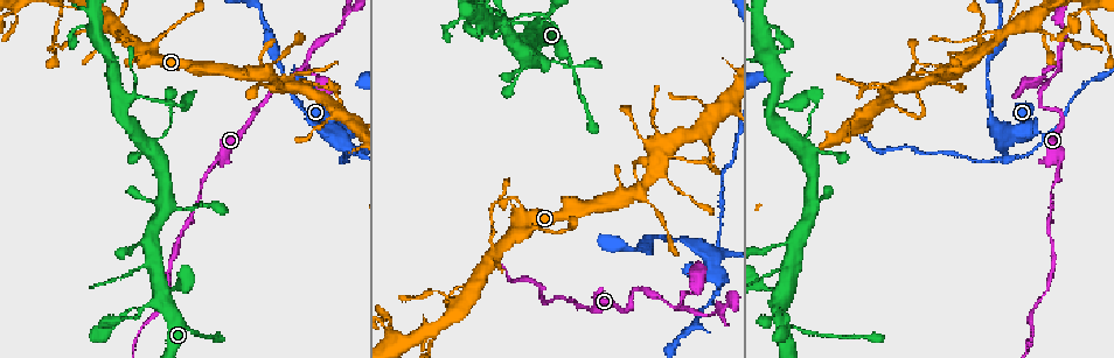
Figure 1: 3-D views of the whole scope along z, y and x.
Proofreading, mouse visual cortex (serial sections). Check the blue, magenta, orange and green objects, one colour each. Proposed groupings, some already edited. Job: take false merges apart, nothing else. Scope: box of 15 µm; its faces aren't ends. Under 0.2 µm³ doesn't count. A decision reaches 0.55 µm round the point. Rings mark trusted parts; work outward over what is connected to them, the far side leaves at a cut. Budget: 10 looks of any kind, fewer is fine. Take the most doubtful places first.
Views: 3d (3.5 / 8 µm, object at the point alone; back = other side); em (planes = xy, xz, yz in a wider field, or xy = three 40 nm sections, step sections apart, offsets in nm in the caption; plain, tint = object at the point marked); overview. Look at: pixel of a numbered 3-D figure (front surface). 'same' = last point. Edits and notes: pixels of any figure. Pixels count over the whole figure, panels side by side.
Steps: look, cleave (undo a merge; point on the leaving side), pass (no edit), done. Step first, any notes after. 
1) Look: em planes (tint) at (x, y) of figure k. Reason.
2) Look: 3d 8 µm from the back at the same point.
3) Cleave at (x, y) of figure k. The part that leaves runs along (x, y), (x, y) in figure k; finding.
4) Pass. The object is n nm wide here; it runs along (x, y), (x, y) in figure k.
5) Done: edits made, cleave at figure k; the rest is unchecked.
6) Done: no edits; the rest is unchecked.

Look: 3d 3.5 µm at (1043, 138) of figure 1. Small branch off a trunk.

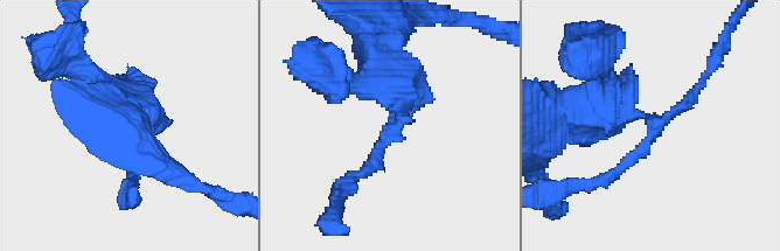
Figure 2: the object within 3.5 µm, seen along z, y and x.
Look: em xy step 5 (tint) at (652, 126) of figure 2. 3 arms meet here; the arms are 150, 150, 500 nm wide; now the EM.

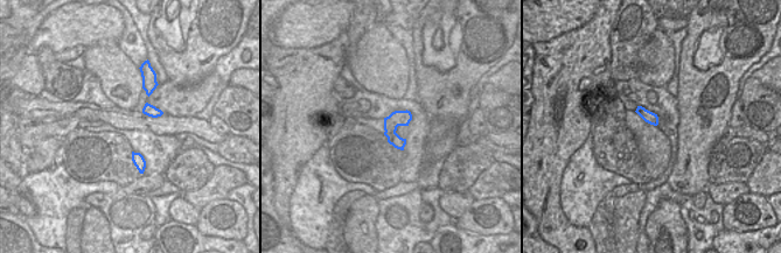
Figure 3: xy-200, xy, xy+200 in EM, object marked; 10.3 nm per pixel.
Look: em planes (tint) at the same point.

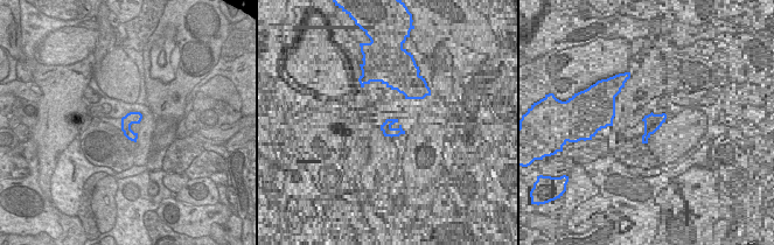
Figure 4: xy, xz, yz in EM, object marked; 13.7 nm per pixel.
Cleave at (634, 158) of figure 2. A second cell is stuck on.

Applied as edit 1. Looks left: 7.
Look: 3d 3.5 µm at (304, 62) of figure 1. Sharp bend.

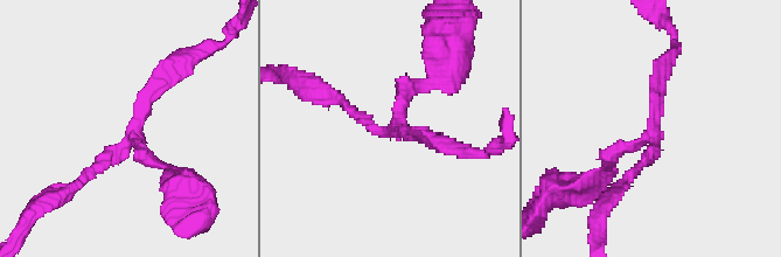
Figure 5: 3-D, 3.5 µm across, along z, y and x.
Look: em xy step 5 (tint) at (394, 132) of figure 5. 3 arms meet here; the arms are 150, 200, 200 nm wide; now the EM.

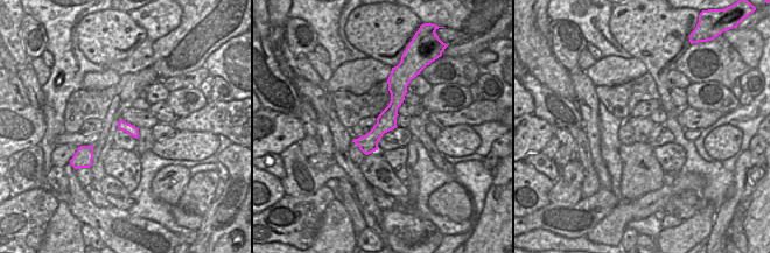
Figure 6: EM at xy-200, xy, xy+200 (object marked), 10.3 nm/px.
Pass. It runs along (394, 75), (396, 103), (366, 150) in figure 6; continuous, no second cell.

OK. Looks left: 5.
Look: 3d 8 µm at (719, 309) of figure 1. Three-way junction.

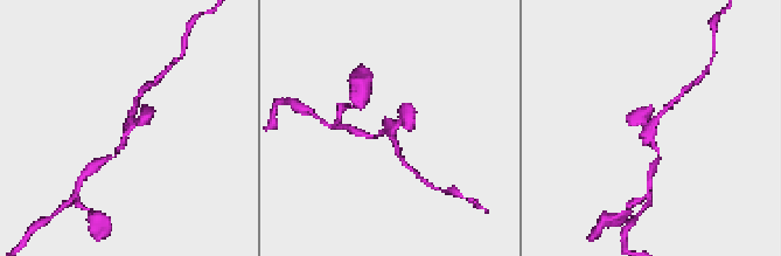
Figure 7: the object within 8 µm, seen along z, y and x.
Look: 3d 3.5 µm at (387, 125) of figure 7. Zoom in.

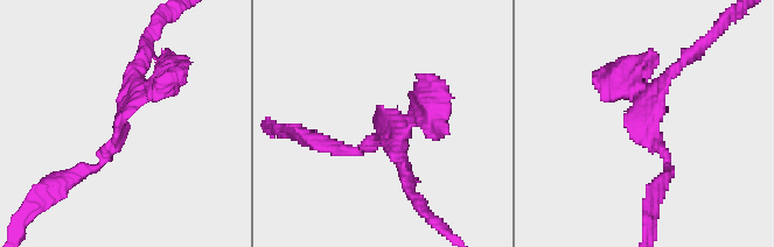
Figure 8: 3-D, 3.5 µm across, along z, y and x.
Look: em xy step 5 (tint) at (646, 122) of figure 8. 3 arms meet here; the arms are 150, 200, 200 nm wide.

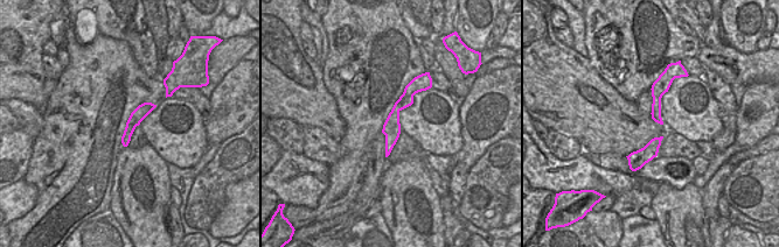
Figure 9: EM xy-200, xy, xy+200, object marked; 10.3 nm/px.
Pass. It runs along (77, 174), (106, 156), (120, 117), (167, 73) in figure 8; one cell here.

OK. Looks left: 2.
Done: edits made, cleave at figure 2; the rest is unchecked.

